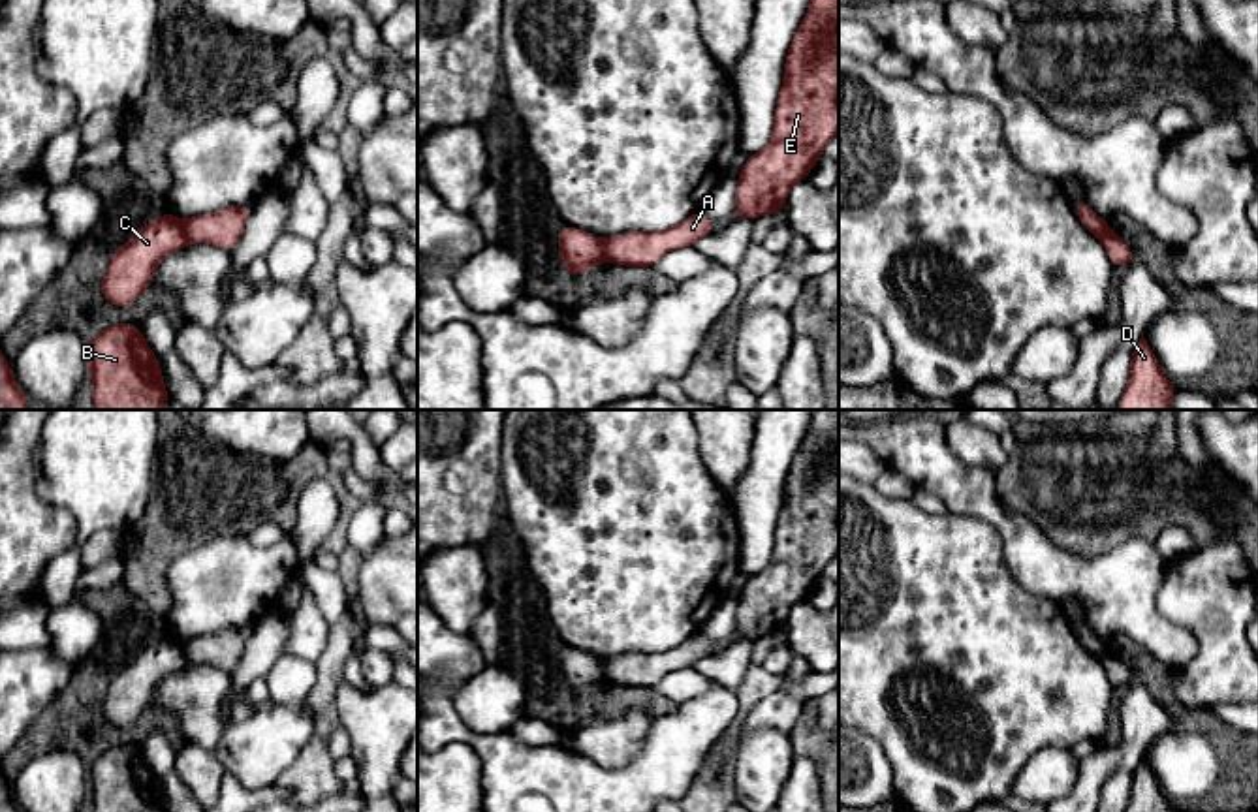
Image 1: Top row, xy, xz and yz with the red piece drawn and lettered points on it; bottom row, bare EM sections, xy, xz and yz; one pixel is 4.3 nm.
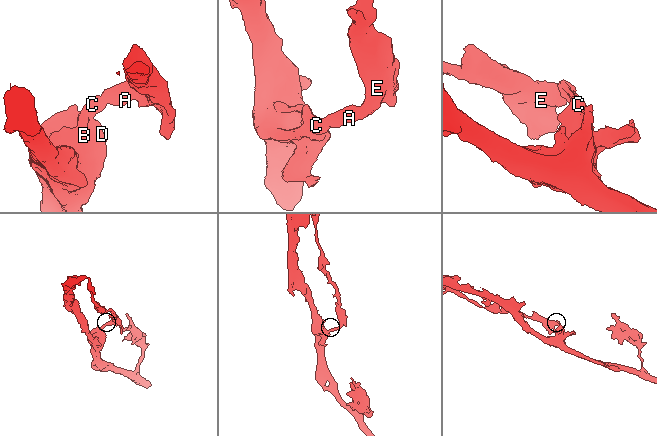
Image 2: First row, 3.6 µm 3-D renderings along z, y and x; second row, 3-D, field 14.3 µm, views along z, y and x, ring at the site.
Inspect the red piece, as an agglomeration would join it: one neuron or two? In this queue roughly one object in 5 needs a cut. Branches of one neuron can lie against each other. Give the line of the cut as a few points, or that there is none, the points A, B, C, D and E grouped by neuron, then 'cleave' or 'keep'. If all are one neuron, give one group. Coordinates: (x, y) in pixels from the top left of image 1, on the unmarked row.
cut in xy along (179, 643), (190, 662); A E / B C D; cleave

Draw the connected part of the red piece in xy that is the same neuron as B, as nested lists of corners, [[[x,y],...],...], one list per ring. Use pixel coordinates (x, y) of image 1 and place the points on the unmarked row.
[[[115,744],[88,763],[92,812],[165,812],[160,780],[139,746]]]

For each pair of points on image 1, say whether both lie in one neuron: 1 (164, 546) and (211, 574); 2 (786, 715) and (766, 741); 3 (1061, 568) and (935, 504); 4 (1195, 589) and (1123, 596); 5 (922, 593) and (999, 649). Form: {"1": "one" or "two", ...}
{"1": "two", "2": "two", "3": "two", "4": "two", "5": "one"}

